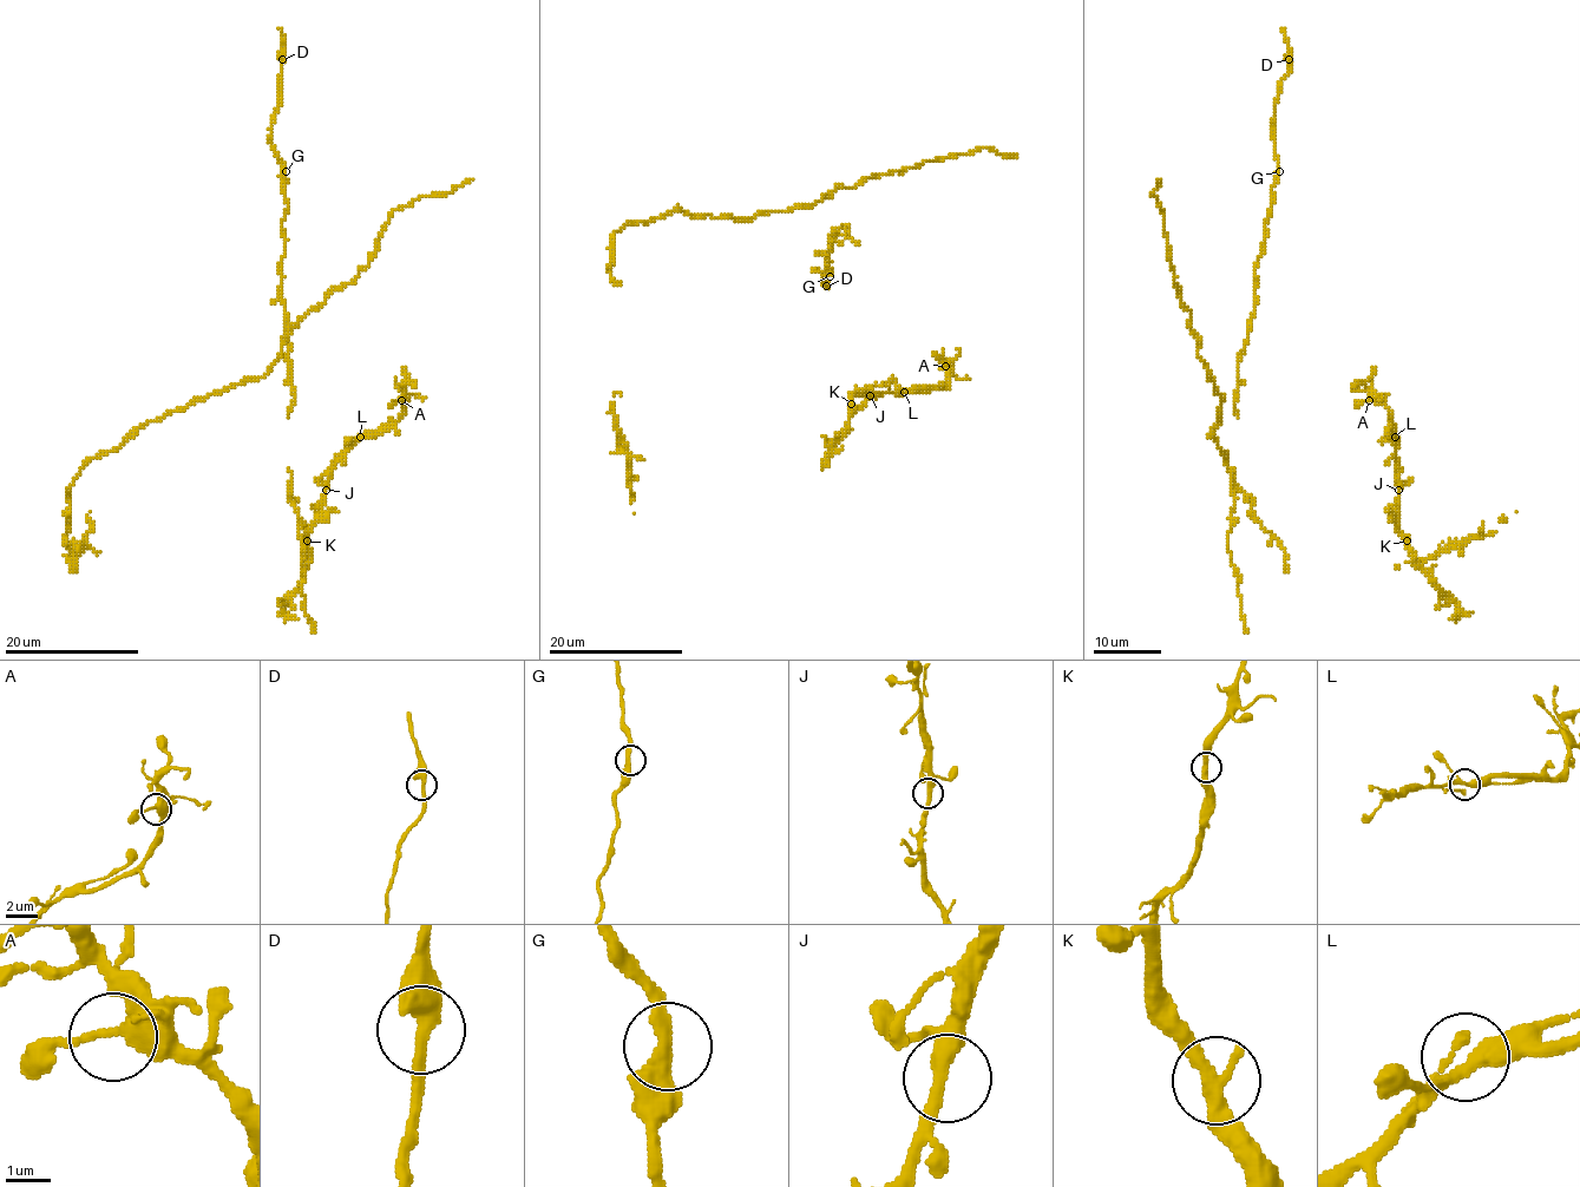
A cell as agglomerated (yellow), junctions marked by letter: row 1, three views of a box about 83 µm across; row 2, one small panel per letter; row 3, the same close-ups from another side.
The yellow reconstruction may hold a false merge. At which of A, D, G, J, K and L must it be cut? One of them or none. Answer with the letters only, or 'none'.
none

